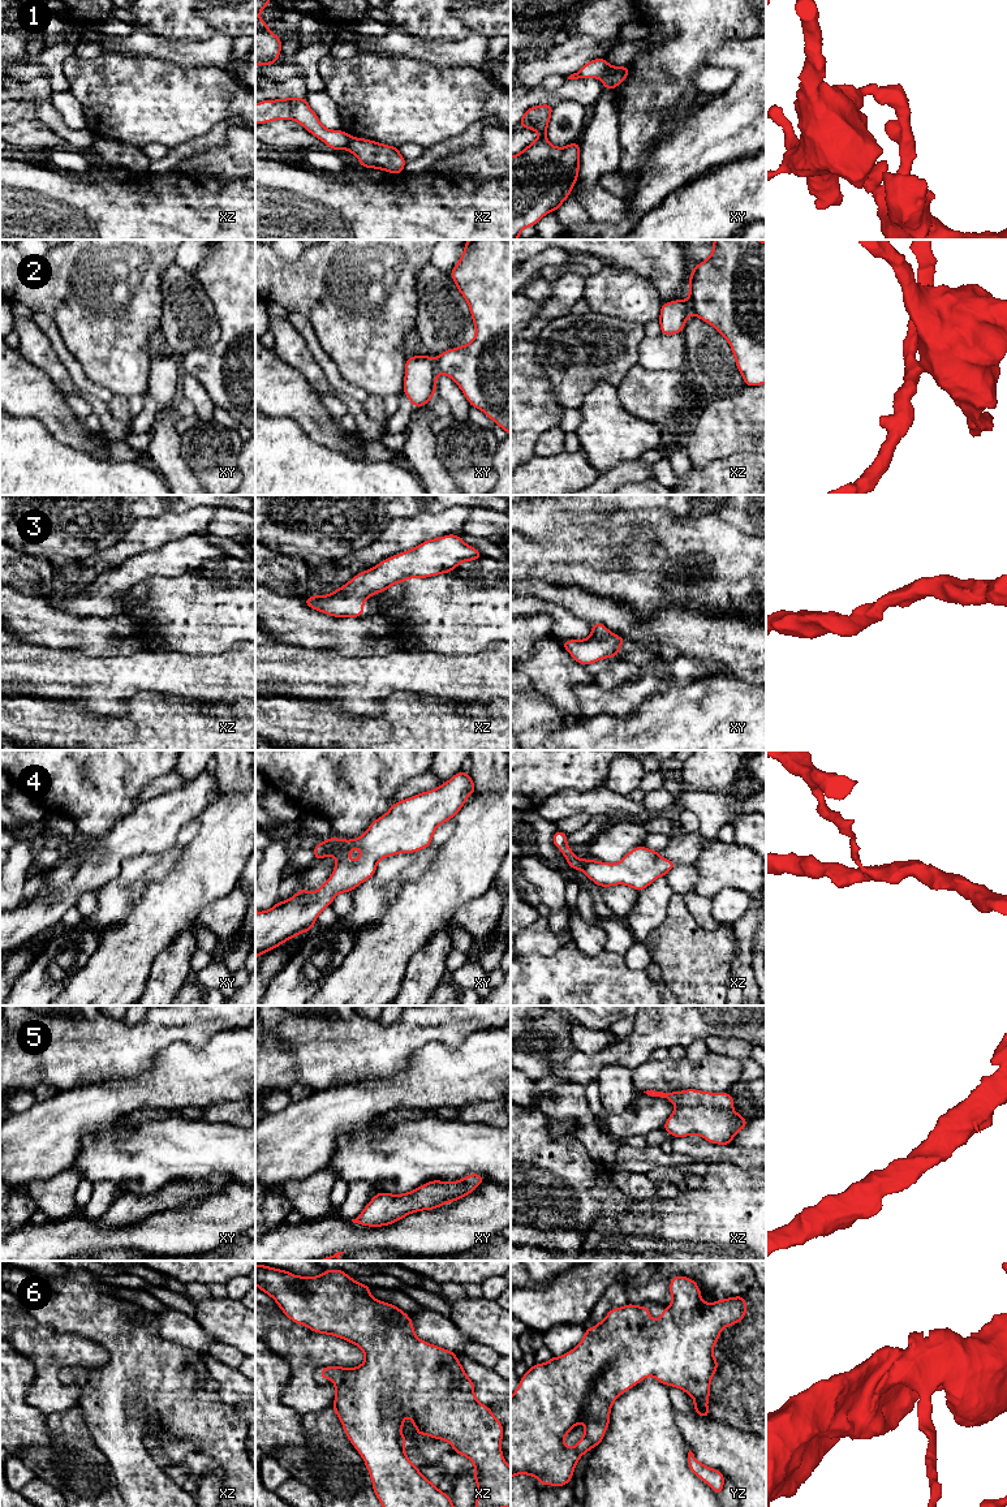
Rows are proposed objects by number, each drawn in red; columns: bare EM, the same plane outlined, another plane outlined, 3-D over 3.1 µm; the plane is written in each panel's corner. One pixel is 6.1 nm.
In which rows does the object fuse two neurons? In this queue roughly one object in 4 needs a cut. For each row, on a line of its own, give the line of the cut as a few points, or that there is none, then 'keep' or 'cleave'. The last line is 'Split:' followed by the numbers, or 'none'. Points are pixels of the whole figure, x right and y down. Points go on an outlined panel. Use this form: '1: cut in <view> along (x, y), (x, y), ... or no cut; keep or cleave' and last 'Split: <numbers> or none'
1: cut in xy along (610, 65), (601, 78); cleave
2: cut in xz along (688, 298), (692, 313); cleave
3: no cut; keep
4: cut in xy along (323, 840), (328, 853); cleave
5: no cut; keep
6: no cut; keep
Split: 1, 2, 4

